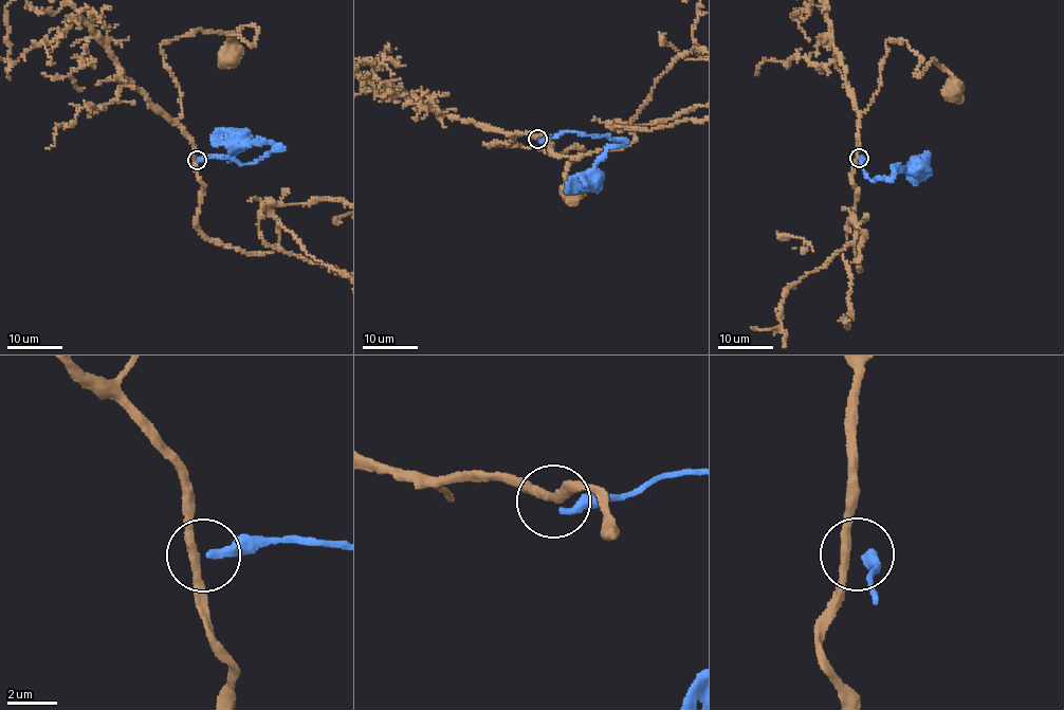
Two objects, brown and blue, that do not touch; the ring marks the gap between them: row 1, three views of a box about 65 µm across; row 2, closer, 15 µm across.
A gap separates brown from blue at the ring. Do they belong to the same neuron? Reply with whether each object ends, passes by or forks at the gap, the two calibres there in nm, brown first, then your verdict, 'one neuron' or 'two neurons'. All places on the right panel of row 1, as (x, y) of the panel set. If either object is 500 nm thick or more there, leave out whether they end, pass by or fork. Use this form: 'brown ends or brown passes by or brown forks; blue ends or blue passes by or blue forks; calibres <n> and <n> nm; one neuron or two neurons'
brown passes by; blue ends; calibres 340 and 300 nm; two neurons

